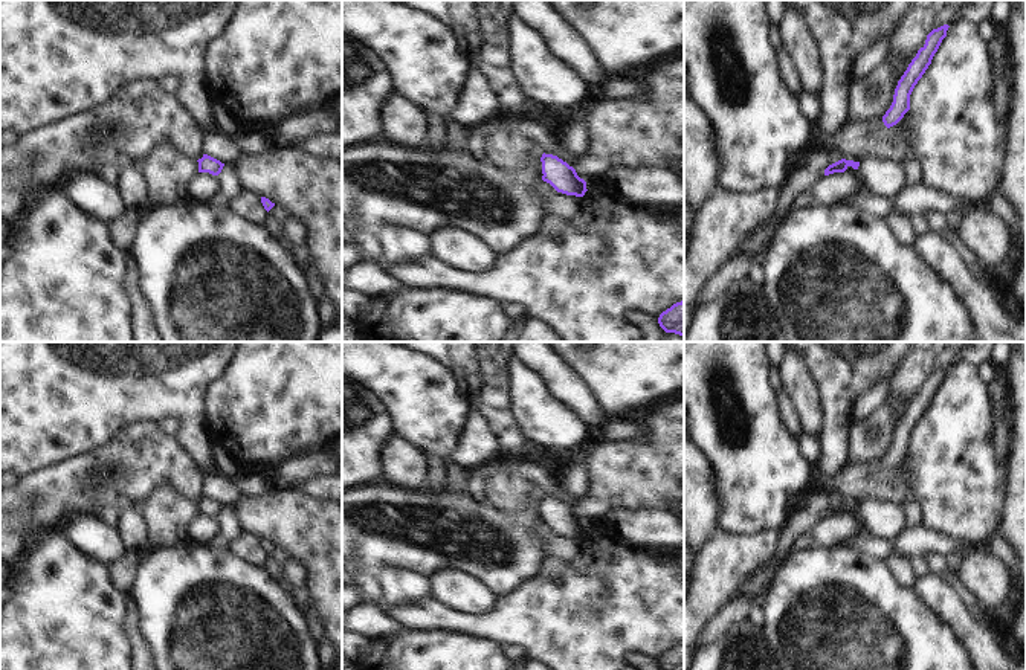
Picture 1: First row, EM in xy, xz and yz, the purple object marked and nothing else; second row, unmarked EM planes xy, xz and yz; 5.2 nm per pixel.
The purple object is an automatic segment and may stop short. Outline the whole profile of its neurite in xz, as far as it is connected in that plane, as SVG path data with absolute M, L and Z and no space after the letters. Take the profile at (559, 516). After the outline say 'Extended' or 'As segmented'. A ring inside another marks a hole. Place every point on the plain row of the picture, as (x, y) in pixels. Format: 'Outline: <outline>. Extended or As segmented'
Outline: M542 496L542 522L550 525L557 534L583 539L586 523L580 520L573 508L553 496Z. As segmented.

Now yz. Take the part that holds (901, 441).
Outline: M948 366L933 371L925 382L925 386L918 392L916 398L908 406L907 412L898 423L895 430L893 444L882 458L882 464L887 470L896 467L904 456L910 452L910 436L922 420L934 395L937 394L942 382L947 378Z. As segmented.

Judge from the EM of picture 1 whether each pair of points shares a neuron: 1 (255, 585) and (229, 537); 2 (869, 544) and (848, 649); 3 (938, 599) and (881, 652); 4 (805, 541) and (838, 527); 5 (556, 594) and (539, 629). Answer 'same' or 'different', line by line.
1: different
2: different
3: different
4: same
5: same

